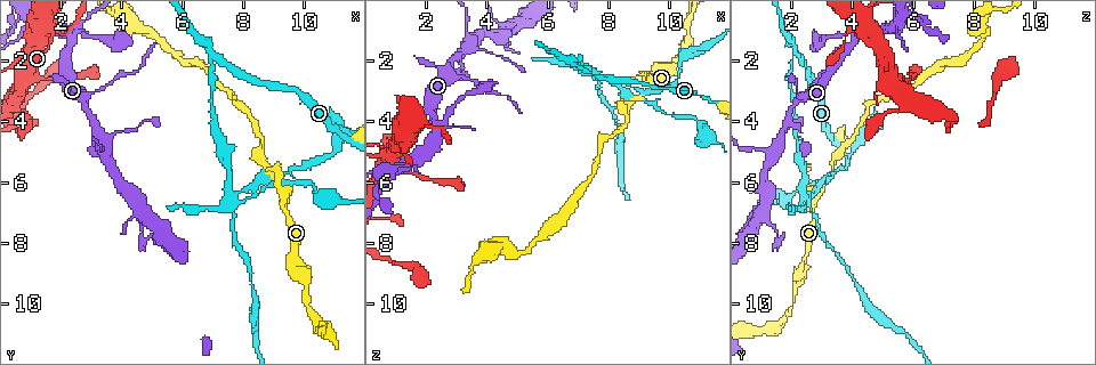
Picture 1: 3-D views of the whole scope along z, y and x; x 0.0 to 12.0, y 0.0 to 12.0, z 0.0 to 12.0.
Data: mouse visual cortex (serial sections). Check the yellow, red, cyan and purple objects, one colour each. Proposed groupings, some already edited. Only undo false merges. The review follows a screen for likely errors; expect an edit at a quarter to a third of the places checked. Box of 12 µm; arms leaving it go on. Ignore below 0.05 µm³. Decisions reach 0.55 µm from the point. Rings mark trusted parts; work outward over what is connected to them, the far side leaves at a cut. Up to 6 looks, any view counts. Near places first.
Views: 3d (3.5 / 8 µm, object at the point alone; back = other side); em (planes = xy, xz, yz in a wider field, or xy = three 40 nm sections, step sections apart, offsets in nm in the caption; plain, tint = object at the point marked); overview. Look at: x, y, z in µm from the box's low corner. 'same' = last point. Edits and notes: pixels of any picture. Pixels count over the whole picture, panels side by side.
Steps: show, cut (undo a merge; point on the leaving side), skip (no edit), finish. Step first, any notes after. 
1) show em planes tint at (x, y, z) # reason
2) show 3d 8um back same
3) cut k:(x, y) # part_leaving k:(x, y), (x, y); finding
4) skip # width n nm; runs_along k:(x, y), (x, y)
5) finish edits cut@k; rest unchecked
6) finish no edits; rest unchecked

show em planes tint at (3.4, 5.0, 1.4) # a fork

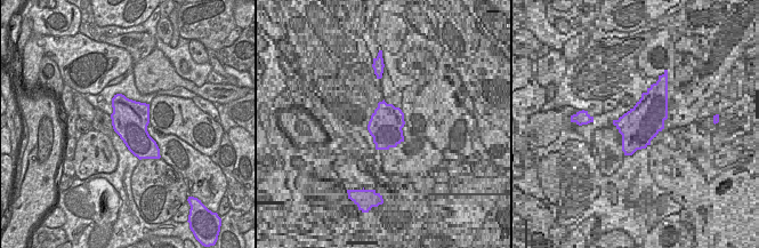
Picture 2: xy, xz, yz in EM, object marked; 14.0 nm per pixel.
show 3d 3.5um same

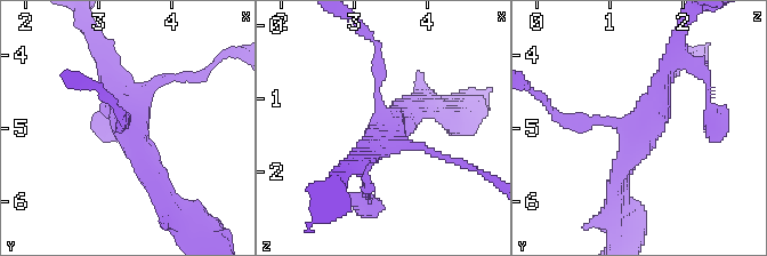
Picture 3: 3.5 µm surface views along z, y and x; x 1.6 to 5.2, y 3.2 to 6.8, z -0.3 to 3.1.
skip # runs_along 3:(105, 72), (161, 196); continuous, no second cell

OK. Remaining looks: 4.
show 3d 3.5um at (7.0, 1.7, 2.1) # side arm on a straight run

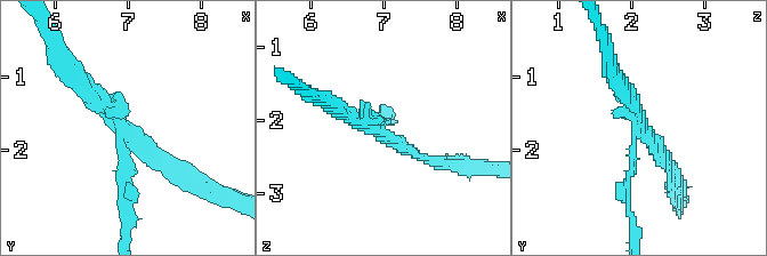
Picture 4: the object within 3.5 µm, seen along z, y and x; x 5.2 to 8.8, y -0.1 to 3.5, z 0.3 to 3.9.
show em planes tint at (6.95, 1.80, 2.20) # arms 3; arm_widths 100, 150, 200 nm

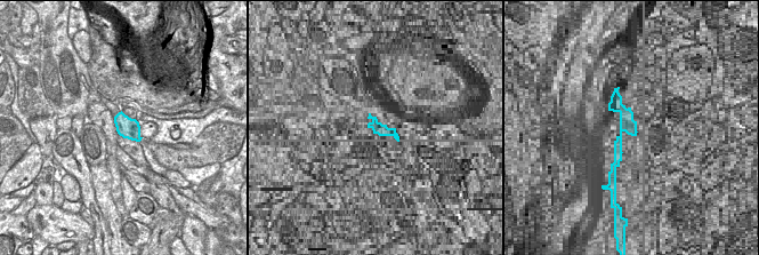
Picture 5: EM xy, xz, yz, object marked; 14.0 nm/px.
show em xy step 2 tint same

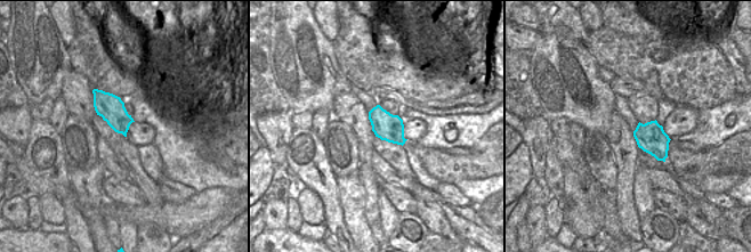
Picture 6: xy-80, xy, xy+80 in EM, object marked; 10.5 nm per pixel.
cut 4:(128, 193) # part_leaving 4:(122, 156), (126, 237); two cells meet here

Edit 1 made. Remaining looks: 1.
finish edits cut@4; rest unchecked

